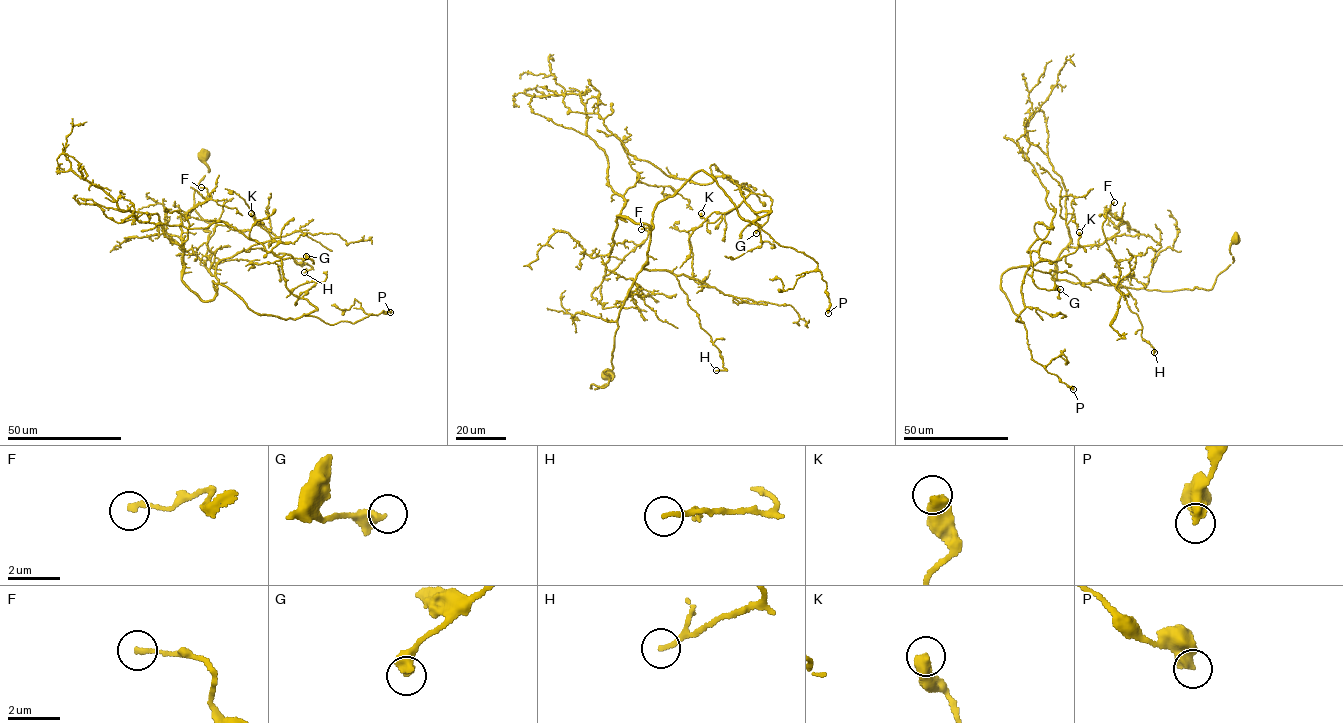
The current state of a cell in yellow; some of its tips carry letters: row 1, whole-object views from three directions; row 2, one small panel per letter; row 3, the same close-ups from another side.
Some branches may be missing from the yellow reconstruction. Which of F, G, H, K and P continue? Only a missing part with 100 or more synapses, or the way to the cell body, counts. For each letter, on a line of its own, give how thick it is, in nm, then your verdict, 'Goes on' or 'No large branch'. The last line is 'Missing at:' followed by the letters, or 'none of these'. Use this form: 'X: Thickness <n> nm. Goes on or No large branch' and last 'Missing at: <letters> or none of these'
F: Thickness 160 nm. No large branch
G: Thickness 400 nm. No large branch
H: Thickness 170 nm. No large branch
K: Thickness 500 nm. No large branch
P: Thickness 400 nm. No large branch
Missing at: none of these

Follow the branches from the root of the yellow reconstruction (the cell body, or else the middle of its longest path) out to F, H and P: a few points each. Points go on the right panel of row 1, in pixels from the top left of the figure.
F: (1235, 240), (1233, 263), (1209, 290), (1052, 279), (1065, 248), (1138, 233), (1108, 213), (1114, 202)
H: (1235, 240), (1230, 249), (1233, 263), (1209, 290), (1122, 287), (1098, 277), (1104, 274), (1123, 293), (1154, 352)
P: (1235, 240), (1208, 290), (1070, 282), (1047, 260), (1006, 271), (1000, 285), (1031, 359), (1073, 389)

